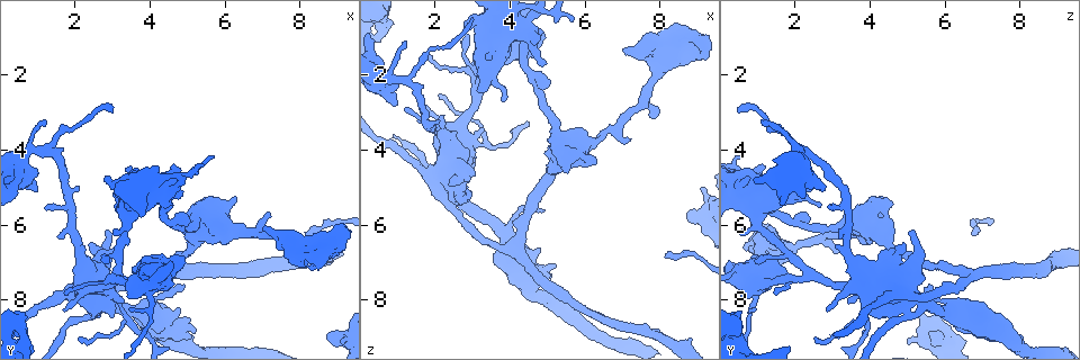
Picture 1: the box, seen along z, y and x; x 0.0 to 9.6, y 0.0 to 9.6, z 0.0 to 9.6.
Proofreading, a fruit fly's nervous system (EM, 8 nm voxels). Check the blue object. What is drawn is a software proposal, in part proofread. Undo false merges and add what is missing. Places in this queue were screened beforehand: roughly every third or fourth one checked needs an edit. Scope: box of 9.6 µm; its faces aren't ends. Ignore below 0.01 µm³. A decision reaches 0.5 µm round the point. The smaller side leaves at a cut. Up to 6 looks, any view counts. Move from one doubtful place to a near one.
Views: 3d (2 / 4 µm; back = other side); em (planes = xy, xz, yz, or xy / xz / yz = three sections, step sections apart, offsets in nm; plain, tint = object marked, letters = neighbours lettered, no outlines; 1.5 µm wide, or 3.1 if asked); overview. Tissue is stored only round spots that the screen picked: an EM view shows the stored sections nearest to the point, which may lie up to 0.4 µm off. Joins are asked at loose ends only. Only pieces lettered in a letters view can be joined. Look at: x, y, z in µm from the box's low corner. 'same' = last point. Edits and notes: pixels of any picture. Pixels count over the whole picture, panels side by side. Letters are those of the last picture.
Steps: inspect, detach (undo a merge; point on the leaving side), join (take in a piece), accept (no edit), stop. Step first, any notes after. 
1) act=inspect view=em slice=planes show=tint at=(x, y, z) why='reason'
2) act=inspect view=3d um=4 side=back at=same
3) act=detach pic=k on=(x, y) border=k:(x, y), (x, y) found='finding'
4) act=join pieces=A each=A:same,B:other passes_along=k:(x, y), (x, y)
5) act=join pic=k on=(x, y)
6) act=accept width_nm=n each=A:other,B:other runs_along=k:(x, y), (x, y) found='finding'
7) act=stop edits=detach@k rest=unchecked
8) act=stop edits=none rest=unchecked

act=inspect view=3d um=2 at=(3.40, 4.40, 1.45) why='free end'

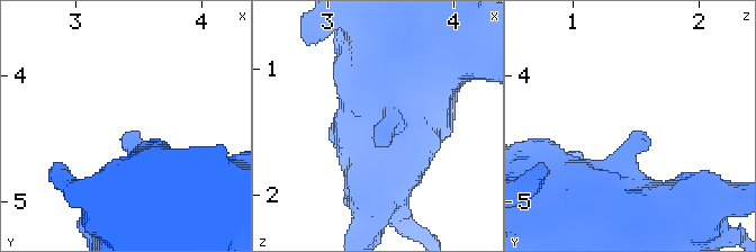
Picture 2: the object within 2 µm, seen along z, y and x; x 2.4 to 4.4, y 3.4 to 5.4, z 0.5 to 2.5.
act=inspect view=em slice=xy step=8 show=letters at=(3.44, 4.44, 1.44) why='need the tissue'

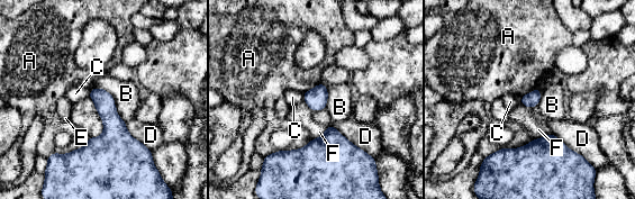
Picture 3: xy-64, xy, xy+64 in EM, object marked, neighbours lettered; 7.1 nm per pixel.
act=inspect view=em slice=planes show=letters at=same why='cut it another way'

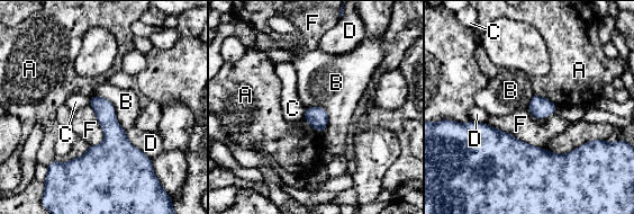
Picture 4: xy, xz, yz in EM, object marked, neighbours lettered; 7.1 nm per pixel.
act=accept longest_contact=F:440nm each=A:other,B:other,C:other,D:other,F:other found='no lettered piece goes on from it'

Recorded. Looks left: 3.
act=inspect view=em slice=xy step=4 show=tint at=(6.70, 6.20, 3.50) why='calibre changes'

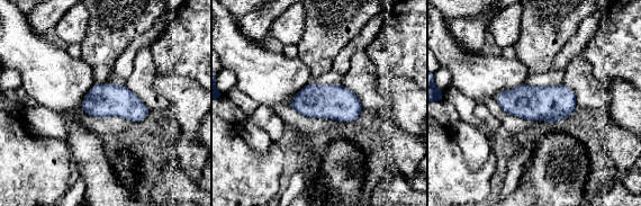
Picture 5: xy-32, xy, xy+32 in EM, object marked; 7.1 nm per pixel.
act=inspect view=em slice=planes show=letters at=same

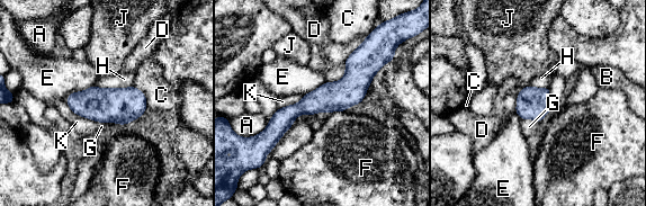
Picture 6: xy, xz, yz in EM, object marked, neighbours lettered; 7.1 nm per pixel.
act=accept width_nm=220 each=A:other,B:other,C:other,D:other,E:other,F:other,G:other,H:other,J:other,K:other border=6:(95, 84), (101, 88), (132, 86) found='continuous, no second neuron'

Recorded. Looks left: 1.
act=inspect view=em slice=planes show=letters at=(1.55, 7.90, 4.55) why='calibre changes'

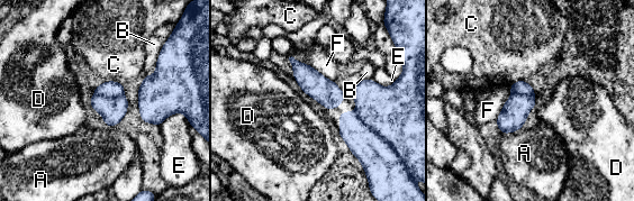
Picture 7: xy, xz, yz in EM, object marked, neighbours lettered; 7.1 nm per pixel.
act=detach pic=7 on=(380, 162) width_nm=190 longest_contact=F:260nm each=A:other,B:other,C:other,D:other,E:other,F:other found='two neurons meet here'

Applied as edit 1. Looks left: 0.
act=stop edits=detach@7 rest=unchecked

